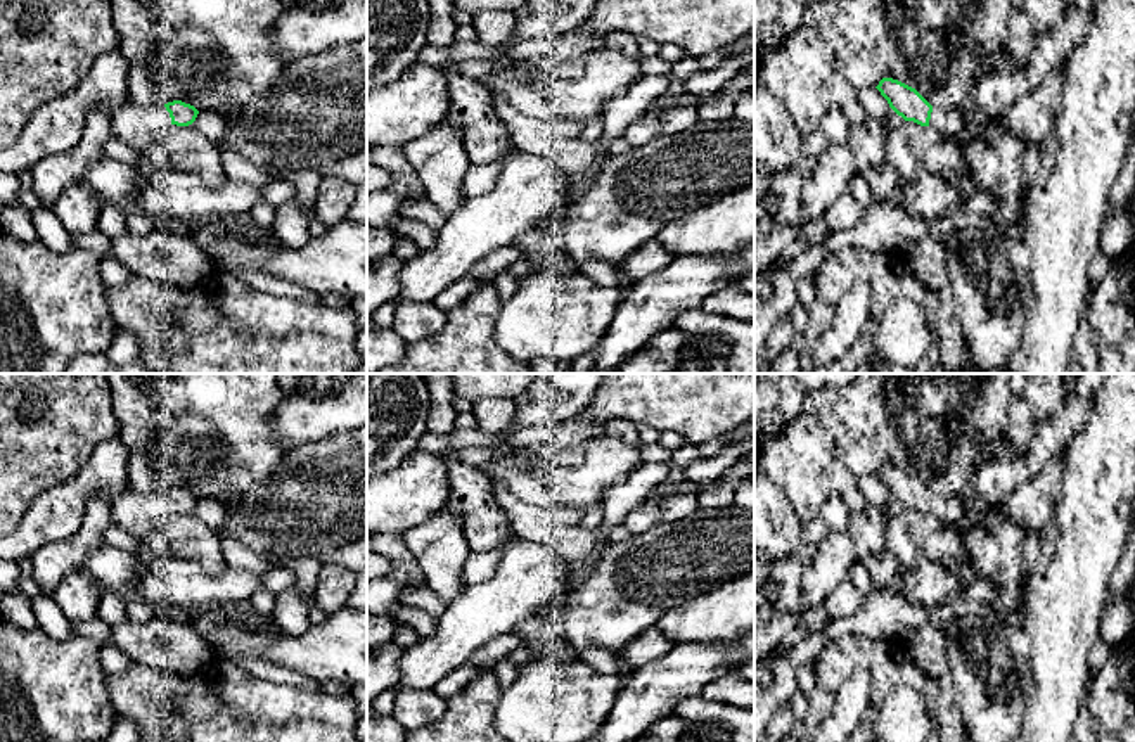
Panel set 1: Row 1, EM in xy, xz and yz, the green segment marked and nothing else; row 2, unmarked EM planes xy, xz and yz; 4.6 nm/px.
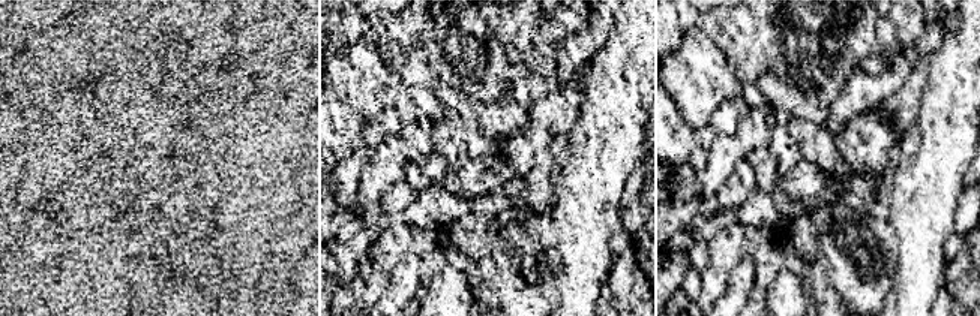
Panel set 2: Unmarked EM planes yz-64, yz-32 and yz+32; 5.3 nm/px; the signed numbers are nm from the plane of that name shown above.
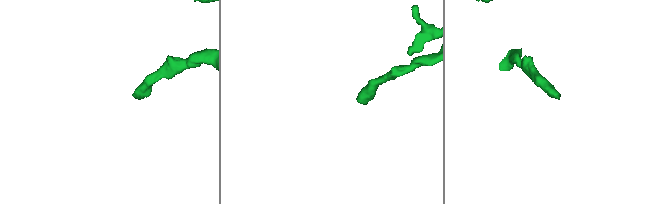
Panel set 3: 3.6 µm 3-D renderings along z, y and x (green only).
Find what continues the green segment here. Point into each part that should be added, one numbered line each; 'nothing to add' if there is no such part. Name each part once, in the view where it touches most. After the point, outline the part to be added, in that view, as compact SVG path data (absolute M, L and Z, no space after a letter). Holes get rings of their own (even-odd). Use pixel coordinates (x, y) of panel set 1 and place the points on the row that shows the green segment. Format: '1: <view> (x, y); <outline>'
1: xy (139, 127); M126 100L111 114L114 137L144 157L170 125L171 118L164 106L137 106Z

